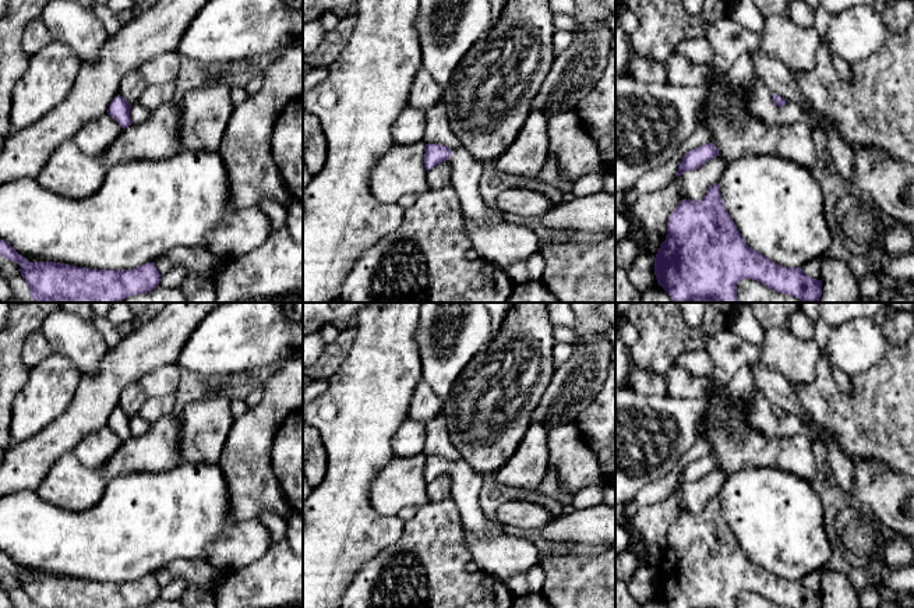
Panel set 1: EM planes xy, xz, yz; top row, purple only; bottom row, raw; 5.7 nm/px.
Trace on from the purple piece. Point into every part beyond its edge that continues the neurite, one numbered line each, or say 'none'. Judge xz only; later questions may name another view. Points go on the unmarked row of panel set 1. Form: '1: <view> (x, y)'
1: xz (466, 483)

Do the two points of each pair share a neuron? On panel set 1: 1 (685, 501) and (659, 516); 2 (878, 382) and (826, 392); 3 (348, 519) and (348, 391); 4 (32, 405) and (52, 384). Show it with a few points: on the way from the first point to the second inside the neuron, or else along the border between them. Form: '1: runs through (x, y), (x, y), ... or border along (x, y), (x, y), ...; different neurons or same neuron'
1: runs through (678, 502), (666, 513); same neuron
2: runs through (865, 395), (861, 399), (839, 399); same neuron
3: runs through (348, 487), (348, 423); same neuron
4: runs through (38, 399), (48, 389); same neuron

